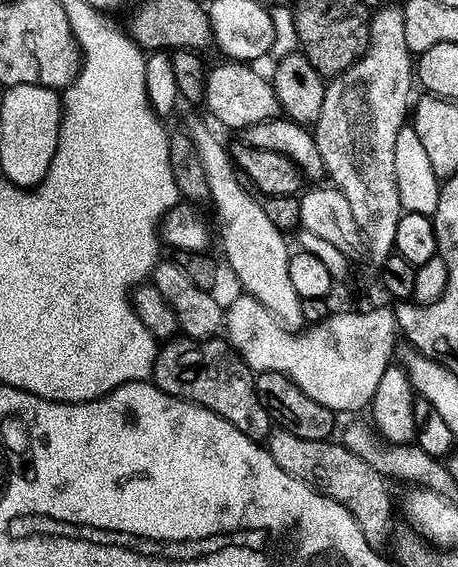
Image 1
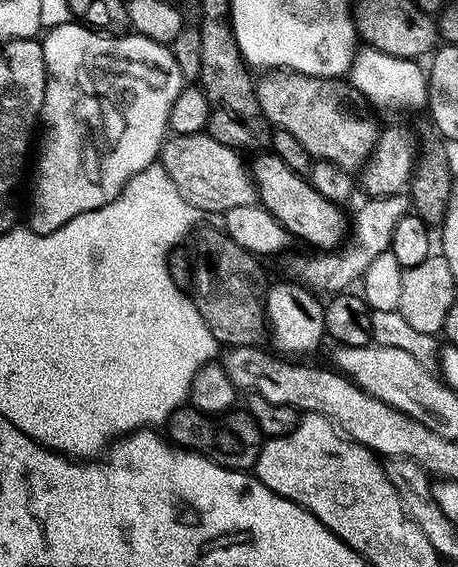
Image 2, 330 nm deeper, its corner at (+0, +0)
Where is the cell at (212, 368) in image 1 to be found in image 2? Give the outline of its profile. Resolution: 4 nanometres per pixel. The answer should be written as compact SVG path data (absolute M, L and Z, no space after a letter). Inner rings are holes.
M185 406L169 418L166 425L166 436L173 444L185 450L195 450L201 454L210 454L211 459L218 464L224 465L225 468L237 470L255 469L262 437L254 418L246 410L233 410L227 413L223 420L224 425L215 432L212 429L213 421L209 417L205 416L203 412L199 412L197 408Z

